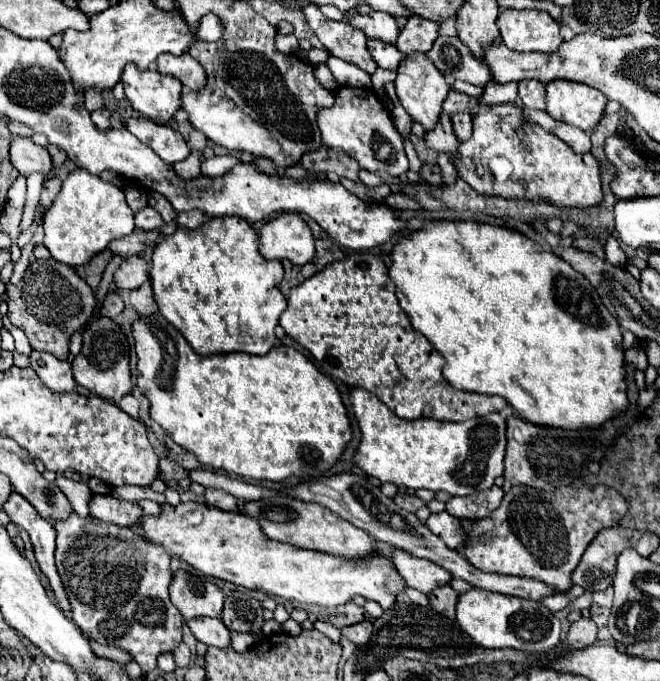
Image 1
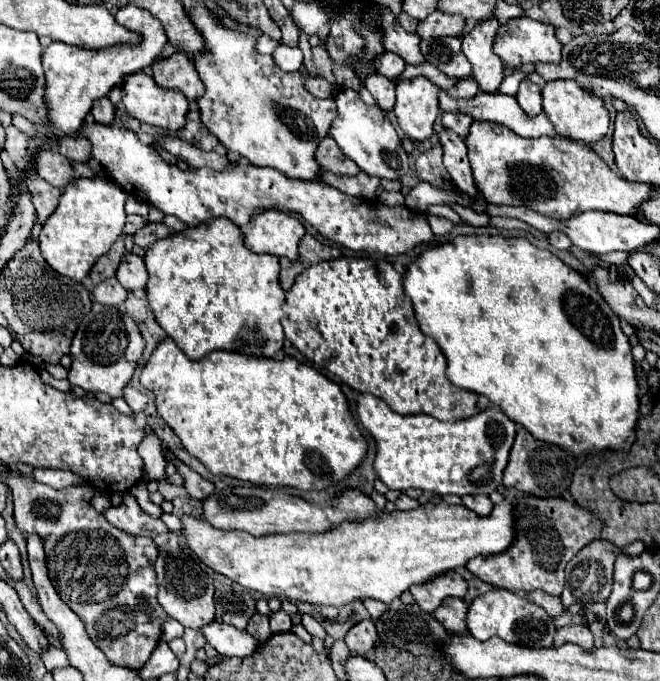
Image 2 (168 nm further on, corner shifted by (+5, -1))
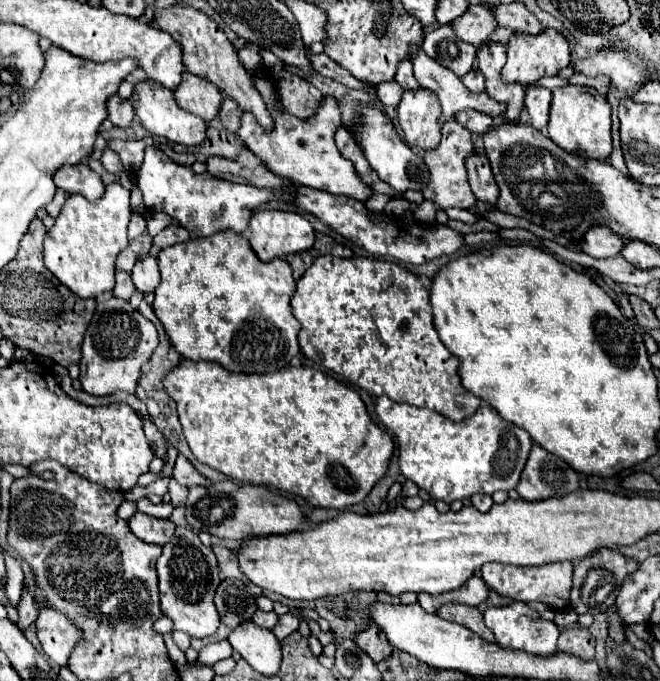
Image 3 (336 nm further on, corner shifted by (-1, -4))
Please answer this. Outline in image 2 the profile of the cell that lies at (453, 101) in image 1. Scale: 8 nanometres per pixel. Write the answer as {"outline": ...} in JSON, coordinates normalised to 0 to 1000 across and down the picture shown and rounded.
{"outline":[[[700,115],[685,132],[679,132],[679,138],[688,144],[715,144],[721,141],[721,135],[724,135],[724,123],[718,115]]]}

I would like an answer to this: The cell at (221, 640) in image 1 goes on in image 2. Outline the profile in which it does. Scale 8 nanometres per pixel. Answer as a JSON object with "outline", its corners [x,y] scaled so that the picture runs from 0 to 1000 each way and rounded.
{"outline":[[[333,913],[309,919],[306,928],[312,934],[312,943],[339,963],[376,966],[385,957],[391,957],[391,952],[400,946],[400,940],[385,937],[376,925],[352,922],[348,916],[333,916]]]}

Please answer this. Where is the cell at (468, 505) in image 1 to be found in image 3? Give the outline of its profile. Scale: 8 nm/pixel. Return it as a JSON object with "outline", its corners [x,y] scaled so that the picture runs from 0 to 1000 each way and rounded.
{"outline":[[[715,727],[712,730],[712,739],[724,747],[724,750],[730,750],[730,753],[736,753],[736,750],[742,750],[742,744],[745,744],[745,730],[742,727]]]}

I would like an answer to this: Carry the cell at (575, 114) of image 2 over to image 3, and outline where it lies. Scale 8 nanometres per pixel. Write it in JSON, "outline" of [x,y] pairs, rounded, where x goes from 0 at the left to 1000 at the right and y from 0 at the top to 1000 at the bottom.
{"outline":[[[858,125],[836,134],[833,154],[833,178],[830,178],[830,201],[852,216],[855,222],[879,222],[894,233],[918,233],[927,222],[924,201],[924,151],[915,140],[903,137],[903,142],[876,125]]]}

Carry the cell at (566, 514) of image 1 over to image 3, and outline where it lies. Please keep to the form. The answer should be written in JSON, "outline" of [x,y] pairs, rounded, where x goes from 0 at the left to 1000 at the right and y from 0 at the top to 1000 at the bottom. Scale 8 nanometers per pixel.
{"outline":[[[848,824],[848,827],[830,827],[818,833],[785,833],[785,830],[761,830],[761,827],[736,827],[727,836],[727,847],[736,853],[742,865],[748,865],[758,874],[767,874],[779,883],[803,885],[818,883],[833,888],[836,894],[855,894],[864,885],[864,865],[867,865],[867,827]]]}

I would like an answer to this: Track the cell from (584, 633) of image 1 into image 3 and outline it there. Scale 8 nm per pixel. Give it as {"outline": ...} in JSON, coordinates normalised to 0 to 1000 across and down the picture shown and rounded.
{"outline":[[[864,921],[848,930],[848,956],[864,956],[882,968],[900,968],[900,935],[885,921]]]}

